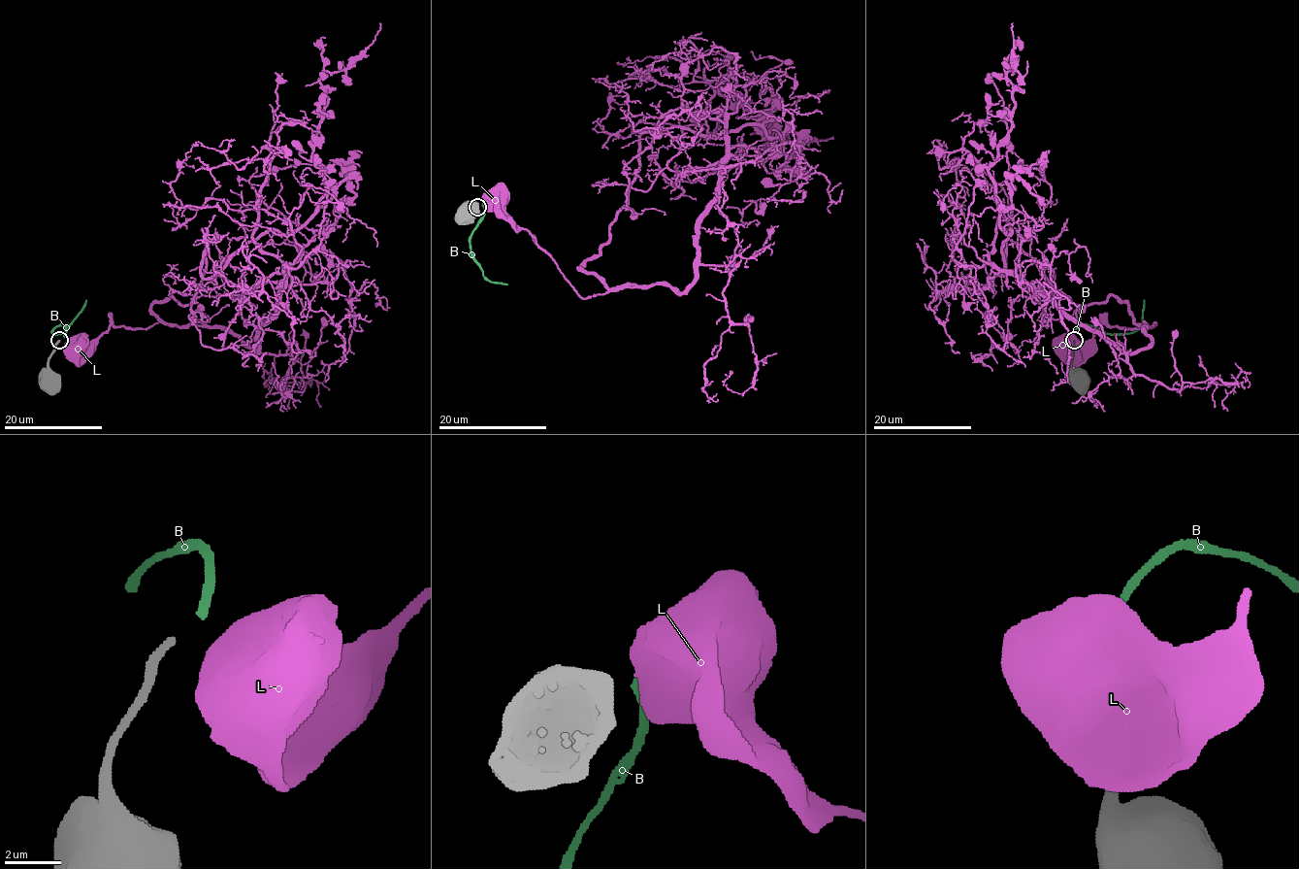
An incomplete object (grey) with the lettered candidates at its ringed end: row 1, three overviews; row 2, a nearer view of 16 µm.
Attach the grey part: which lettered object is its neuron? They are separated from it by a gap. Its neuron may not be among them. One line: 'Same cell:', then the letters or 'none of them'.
Same cell: B

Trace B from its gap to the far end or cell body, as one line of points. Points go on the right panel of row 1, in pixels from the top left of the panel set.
B: (1072, 336), (1080, 327), (1087, 324), (1112, 334), (1127, 334), (1141, 324), (1145, 300)

